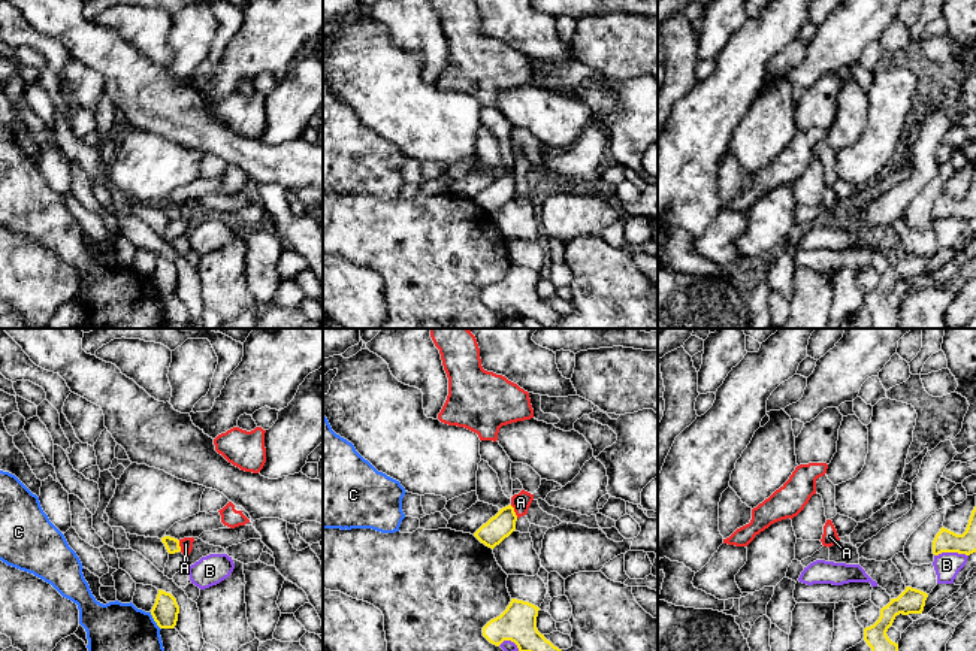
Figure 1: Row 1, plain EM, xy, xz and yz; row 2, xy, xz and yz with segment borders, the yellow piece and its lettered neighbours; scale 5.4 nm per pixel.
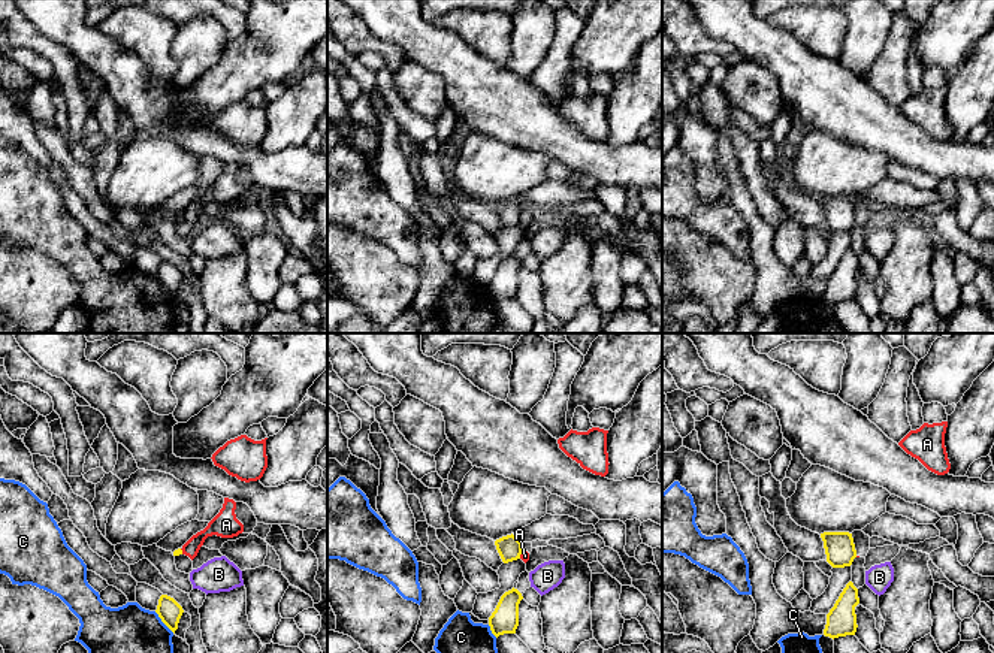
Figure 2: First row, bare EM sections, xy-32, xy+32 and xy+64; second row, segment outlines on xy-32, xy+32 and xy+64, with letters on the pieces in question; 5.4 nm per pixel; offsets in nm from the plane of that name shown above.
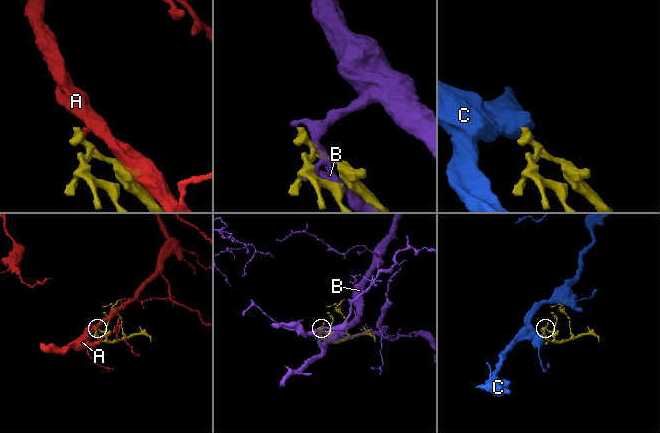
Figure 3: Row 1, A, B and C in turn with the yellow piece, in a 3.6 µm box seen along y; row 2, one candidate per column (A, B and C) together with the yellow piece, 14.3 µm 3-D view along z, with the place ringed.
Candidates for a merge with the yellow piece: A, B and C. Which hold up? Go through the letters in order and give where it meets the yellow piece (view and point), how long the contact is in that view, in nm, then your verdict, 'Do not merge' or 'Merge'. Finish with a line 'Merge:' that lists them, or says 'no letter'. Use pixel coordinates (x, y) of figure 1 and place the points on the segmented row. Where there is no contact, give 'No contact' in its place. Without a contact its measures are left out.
A: Touches yellow at xz (513, 511). Shared border 80 nm. Do not merge
B: Touches yellow at yz (951, 551). Shared border 180 nm. Do not merge
C: Touches yellow at xy (154, 620). Shared border 110 nm. Do not merge
Merge: no letter

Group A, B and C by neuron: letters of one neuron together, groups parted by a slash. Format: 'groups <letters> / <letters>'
groups A / B / C

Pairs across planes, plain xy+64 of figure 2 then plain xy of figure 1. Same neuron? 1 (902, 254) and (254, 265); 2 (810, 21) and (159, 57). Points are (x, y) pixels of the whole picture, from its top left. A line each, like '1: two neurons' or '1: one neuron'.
1: two neurons
2: one neuron

